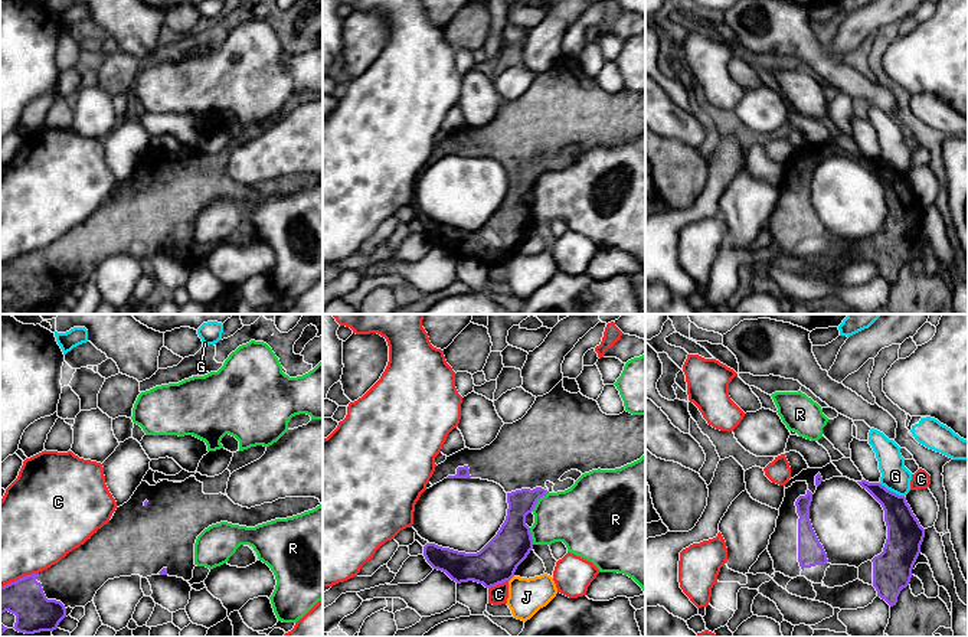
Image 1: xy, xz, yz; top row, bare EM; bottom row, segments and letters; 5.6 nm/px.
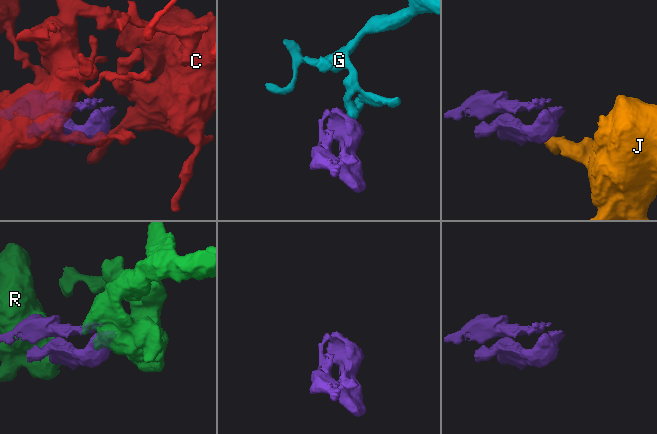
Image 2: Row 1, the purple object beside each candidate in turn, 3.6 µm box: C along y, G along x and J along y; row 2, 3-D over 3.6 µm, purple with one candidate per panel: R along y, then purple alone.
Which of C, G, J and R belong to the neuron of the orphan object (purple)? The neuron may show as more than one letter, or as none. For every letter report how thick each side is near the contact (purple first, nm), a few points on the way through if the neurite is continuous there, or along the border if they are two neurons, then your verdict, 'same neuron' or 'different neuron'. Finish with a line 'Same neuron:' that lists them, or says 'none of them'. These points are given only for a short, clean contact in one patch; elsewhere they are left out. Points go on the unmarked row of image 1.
C: 220/110 nm | different neuron
G: 200/160 nm | along yz (879, 160), (903, 173) | different neuron
J: 220/200 nm | along xz (513, 252), (509, 258) | different neuron
R: 180/320 nm | different neuron
Same neuron: none of them

